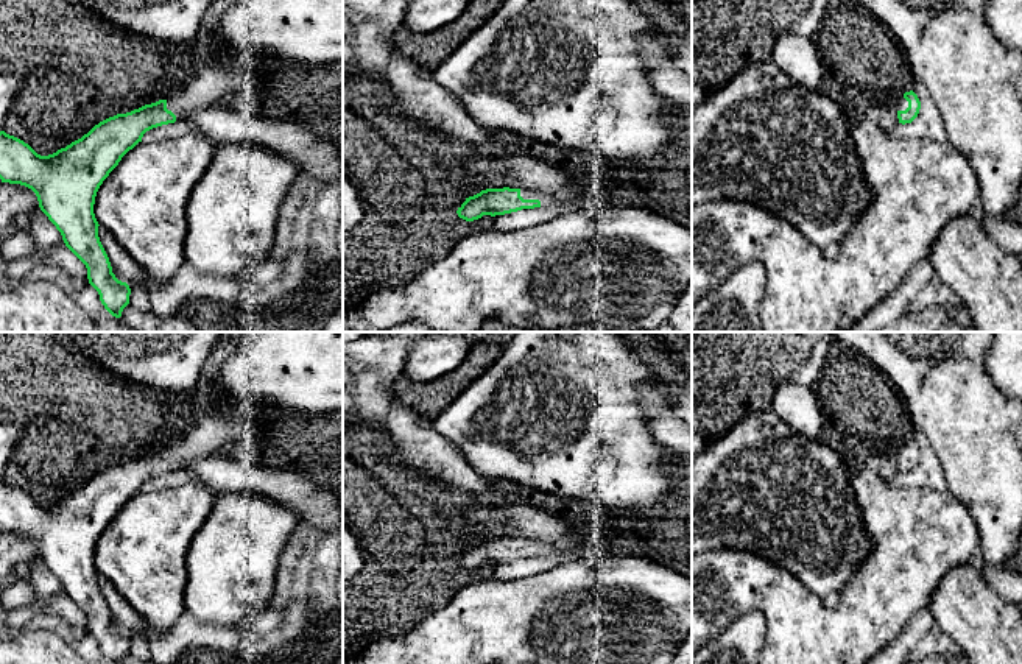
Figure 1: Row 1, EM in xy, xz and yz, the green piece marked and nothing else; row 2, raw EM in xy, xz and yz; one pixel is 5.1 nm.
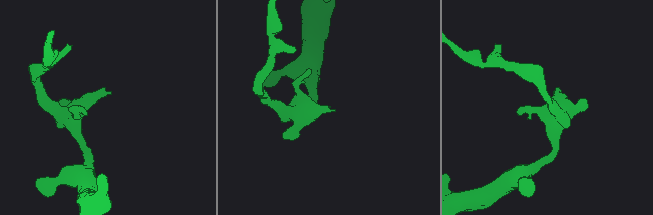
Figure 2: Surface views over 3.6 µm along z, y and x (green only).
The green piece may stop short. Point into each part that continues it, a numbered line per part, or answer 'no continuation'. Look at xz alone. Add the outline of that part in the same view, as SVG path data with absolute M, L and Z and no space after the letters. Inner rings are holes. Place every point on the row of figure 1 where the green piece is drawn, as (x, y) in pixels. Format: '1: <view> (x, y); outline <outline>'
1: xz (544, 198); outline M520 189L520 196L523 200L539 200L541 206L547 206L547 204L555 204L558 206L564 214L573 210L573 204L567 203L567 201L559 201L553 196L550 196L548 193L542 193L542 192L536 192L536 190L525 190Z

